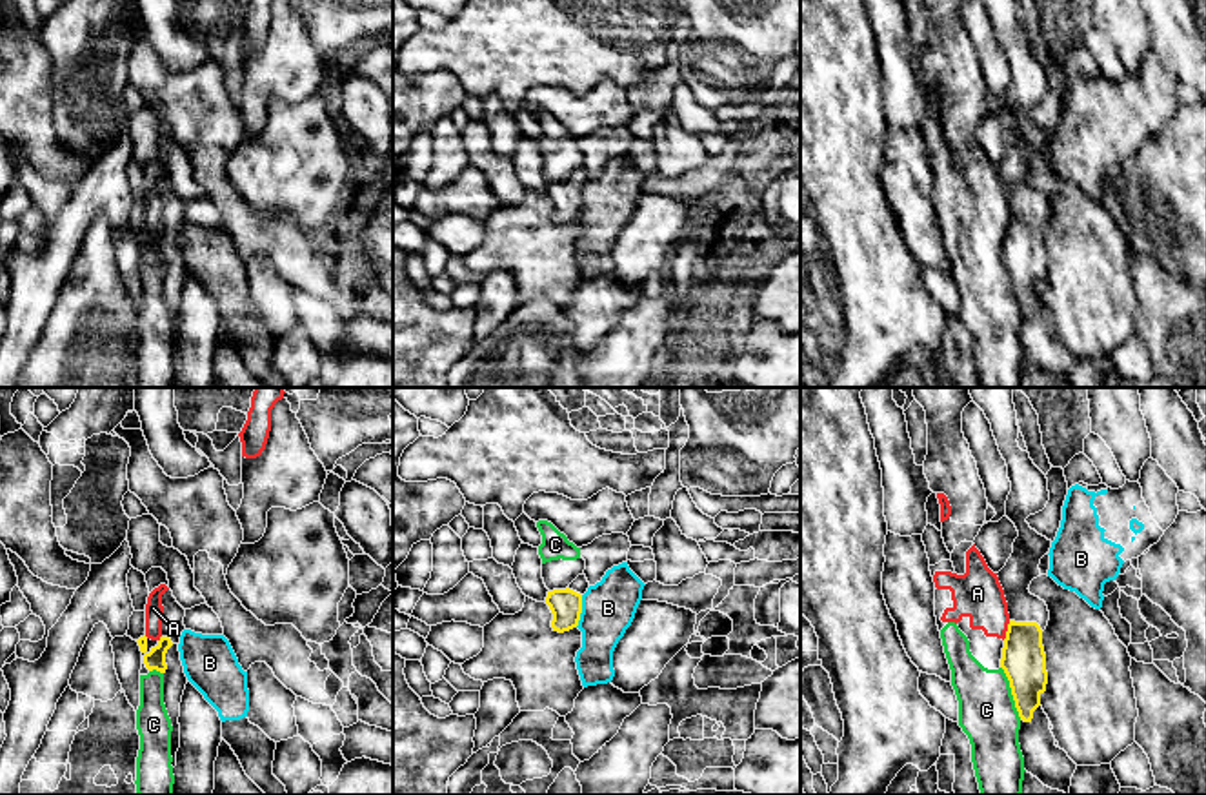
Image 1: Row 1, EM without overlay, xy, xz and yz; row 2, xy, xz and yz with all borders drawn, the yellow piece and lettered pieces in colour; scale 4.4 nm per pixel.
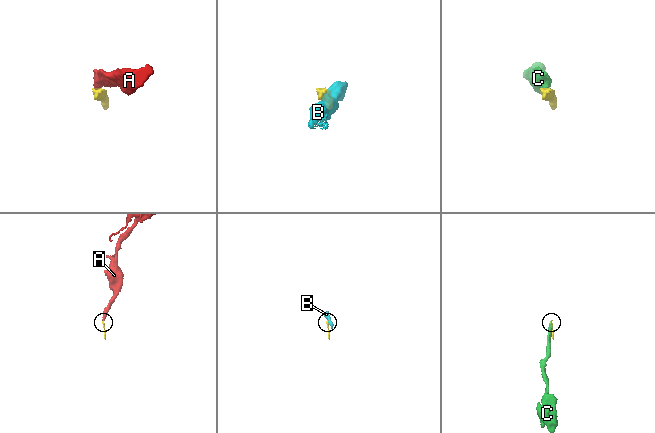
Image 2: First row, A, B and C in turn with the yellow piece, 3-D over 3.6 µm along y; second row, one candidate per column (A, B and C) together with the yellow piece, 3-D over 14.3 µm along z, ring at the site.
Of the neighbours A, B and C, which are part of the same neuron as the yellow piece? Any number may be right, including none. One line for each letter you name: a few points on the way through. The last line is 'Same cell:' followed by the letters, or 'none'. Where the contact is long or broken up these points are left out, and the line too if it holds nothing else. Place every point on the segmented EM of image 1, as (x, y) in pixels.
Same cell: none

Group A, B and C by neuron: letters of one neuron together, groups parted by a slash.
A C / B

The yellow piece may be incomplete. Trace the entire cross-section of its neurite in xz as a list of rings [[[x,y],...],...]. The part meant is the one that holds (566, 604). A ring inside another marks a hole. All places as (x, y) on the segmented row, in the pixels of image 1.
[[[578,575],[566,589],[548,591],[546,604],[553,613],[553,631],[564,633],[578,626],[582,613],[582,595],[589,582],[586,575]]]

